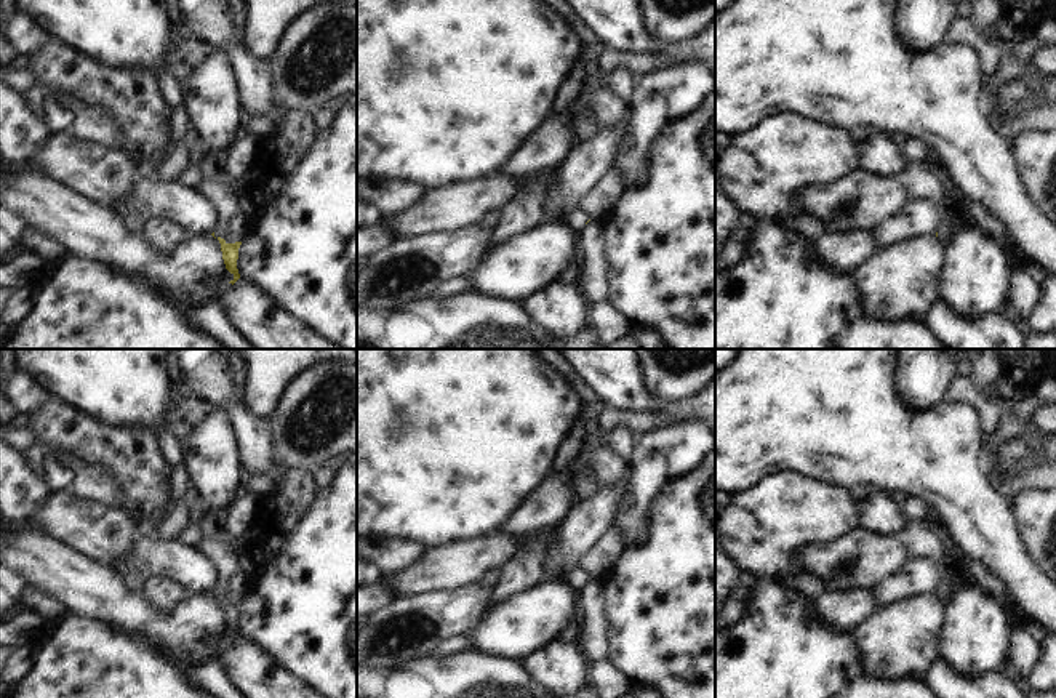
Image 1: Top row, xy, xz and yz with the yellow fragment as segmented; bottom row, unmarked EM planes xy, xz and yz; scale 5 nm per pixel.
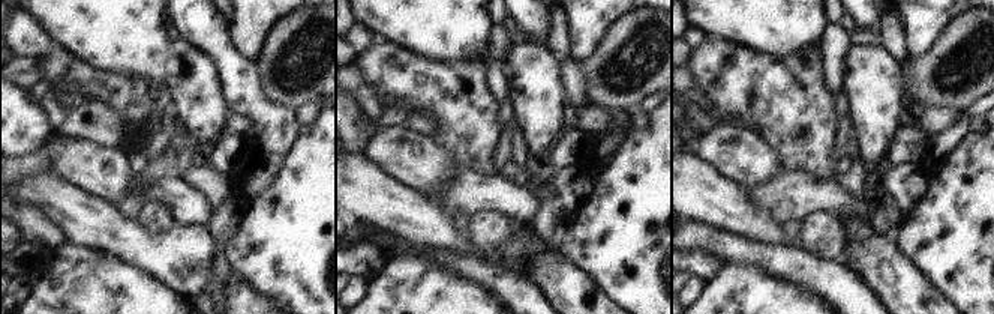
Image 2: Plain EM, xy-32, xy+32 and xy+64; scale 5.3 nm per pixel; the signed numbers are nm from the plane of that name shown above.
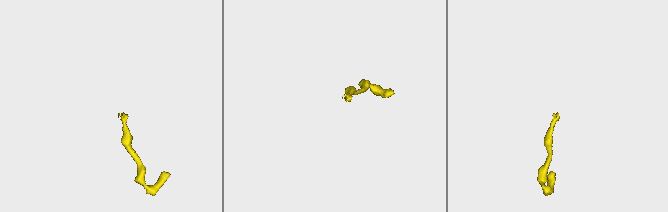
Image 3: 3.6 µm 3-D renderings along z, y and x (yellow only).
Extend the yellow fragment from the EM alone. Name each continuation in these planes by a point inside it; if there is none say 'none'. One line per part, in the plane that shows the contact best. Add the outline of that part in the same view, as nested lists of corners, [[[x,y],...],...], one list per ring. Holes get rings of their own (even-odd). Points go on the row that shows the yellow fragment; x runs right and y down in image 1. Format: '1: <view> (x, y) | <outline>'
1: xy (216, 188) | [[[214,166],[206,170],[203,179],[197,184],[197,189],[214,205],[219,219],[214,237],[216,240],[219,237],[222,239],[222,231],[227,223],[240,211],[237,186]]]

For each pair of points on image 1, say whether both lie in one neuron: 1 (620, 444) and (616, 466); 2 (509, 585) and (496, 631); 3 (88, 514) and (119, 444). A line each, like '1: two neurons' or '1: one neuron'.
1: two neurons
2: two neurons
3: two neurons

